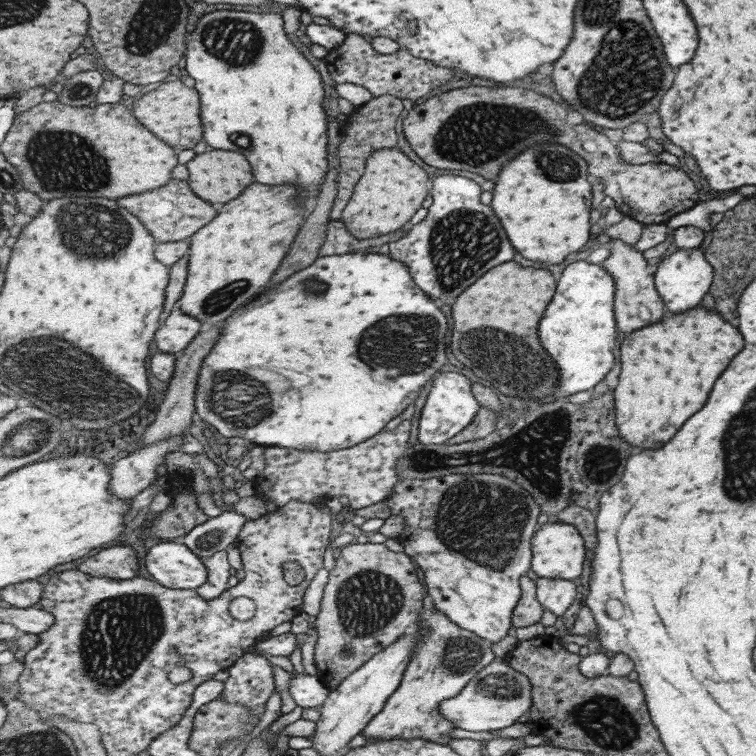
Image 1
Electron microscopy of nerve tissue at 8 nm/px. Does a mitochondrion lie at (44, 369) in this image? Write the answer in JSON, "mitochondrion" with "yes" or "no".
{"mitochondrion":"yes"}

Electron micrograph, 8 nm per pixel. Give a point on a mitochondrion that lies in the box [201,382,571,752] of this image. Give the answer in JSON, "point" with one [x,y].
{"point":[483,519]}

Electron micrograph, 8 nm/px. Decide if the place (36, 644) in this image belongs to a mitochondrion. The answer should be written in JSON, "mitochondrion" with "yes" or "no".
{"mitochondrion":"no"}

